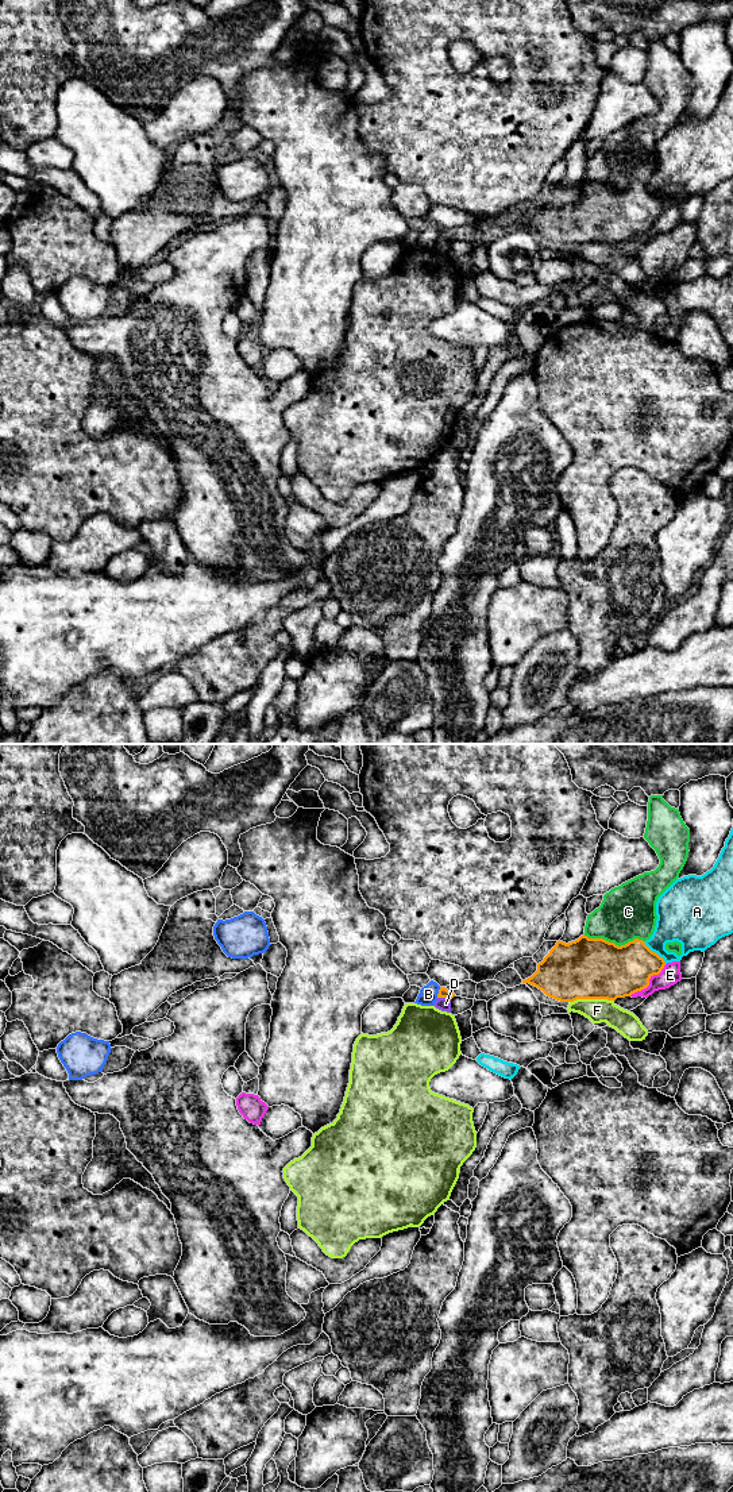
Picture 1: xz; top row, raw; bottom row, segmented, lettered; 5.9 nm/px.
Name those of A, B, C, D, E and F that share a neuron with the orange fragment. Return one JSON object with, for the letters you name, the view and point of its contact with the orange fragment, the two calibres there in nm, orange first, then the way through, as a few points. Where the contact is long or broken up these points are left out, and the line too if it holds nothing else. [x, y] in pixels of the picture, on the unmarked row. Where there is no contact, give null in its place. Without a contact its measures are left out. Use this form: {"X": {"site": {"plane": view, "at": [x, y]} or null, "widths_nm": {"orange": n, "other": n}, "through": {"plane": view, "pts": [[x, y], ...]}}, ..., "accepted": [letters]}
{"accepted": []}

